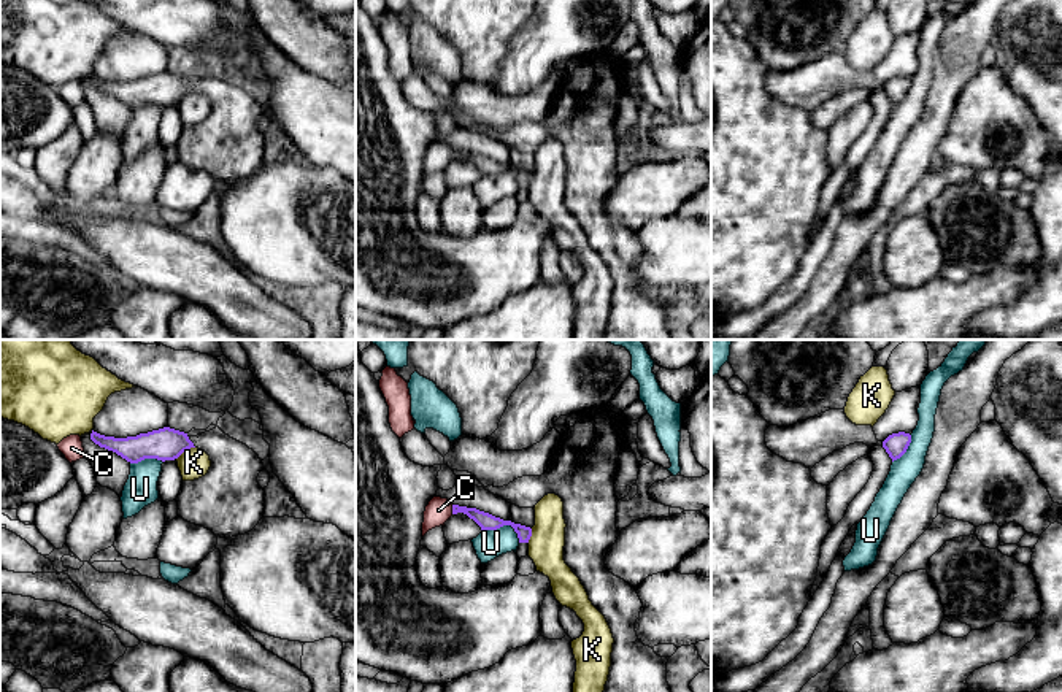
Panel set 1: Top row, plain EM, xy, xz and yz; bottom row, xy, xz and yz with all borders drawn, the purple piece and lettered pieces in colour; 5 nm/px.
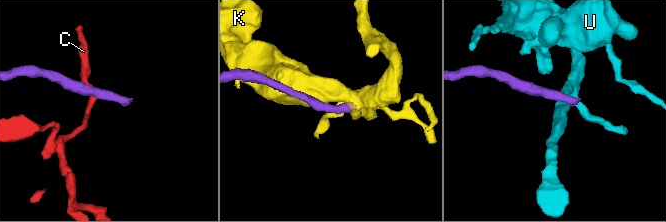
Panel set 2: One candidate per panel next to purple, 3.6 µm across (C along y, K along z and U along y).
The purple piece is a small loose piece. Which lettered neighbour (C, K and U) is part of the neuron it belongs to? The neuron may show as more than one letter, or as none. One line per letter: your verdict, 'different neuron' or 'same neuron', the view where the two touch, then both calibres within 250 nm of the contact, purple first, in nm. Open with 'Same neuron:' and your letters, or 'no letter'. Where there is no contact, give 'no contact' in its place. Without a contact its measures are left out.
Same neuron: no letter
C: different neuron; meets purple in xz; 90 nm thick on the purple side, 130 nm on the other
K: different neuron; meets purple in xy; 160 nm thick on the purple side, 150 nm on the other
U: different neuron; meets purple in xz; 90 nm thick on the purple side, 140 nm on the other

